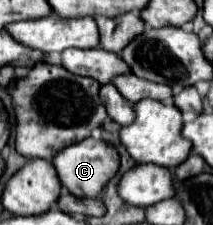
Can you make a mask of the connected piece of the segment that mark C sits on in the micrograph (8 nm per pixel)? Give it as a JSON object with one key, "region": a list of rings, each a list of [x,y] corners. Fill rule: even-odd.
{"region":[[[93,137],[83,139],[81,143],[69,145],[67,149],[55,153],[55,157],[51,159],[61,185],[75,197],[97,197],[99,191],[103,189],[103,185],[117,173],[119,167],[119,155],[117,151],[105,143],[105,141],[97,141]]]}

